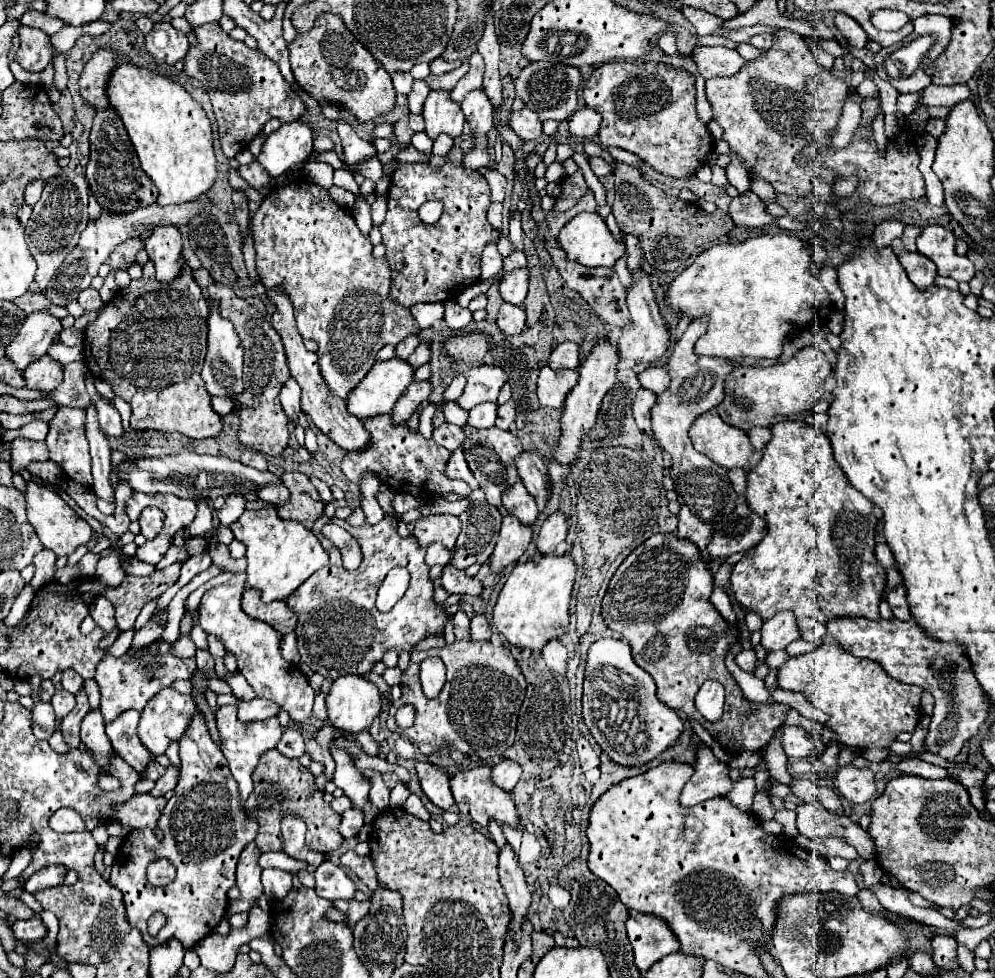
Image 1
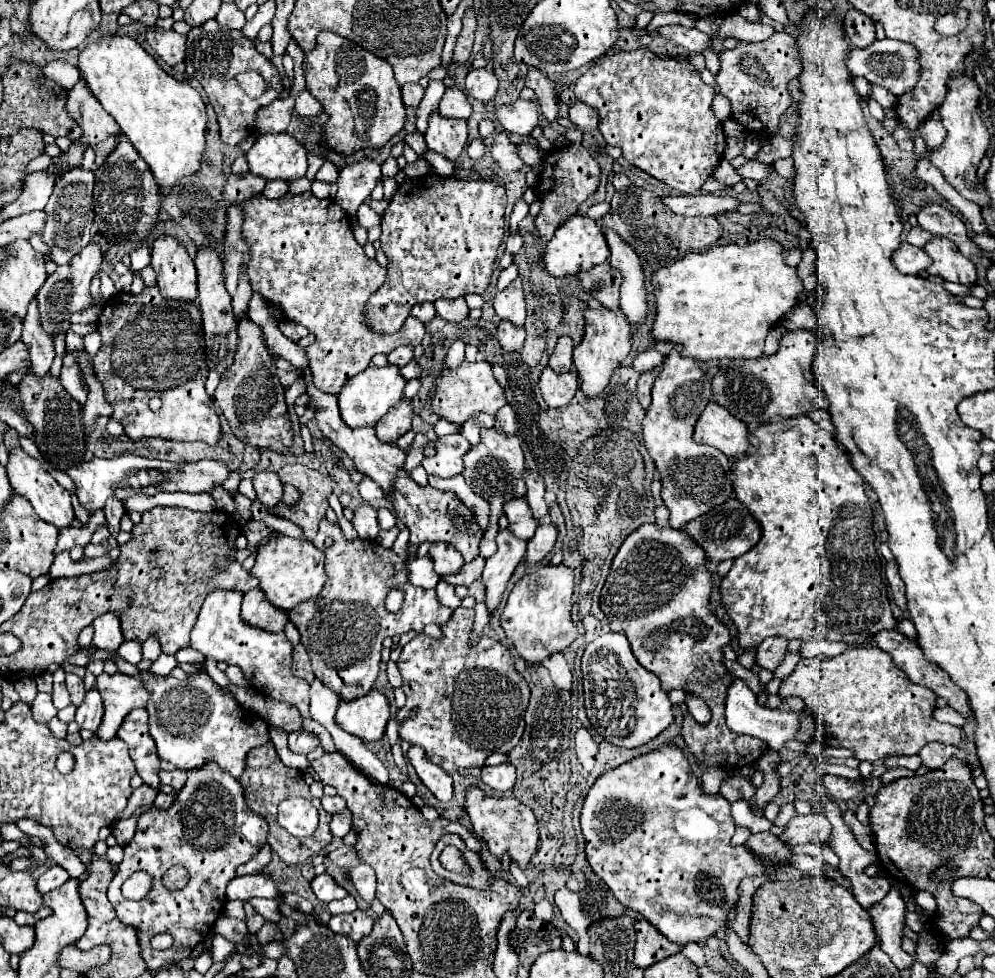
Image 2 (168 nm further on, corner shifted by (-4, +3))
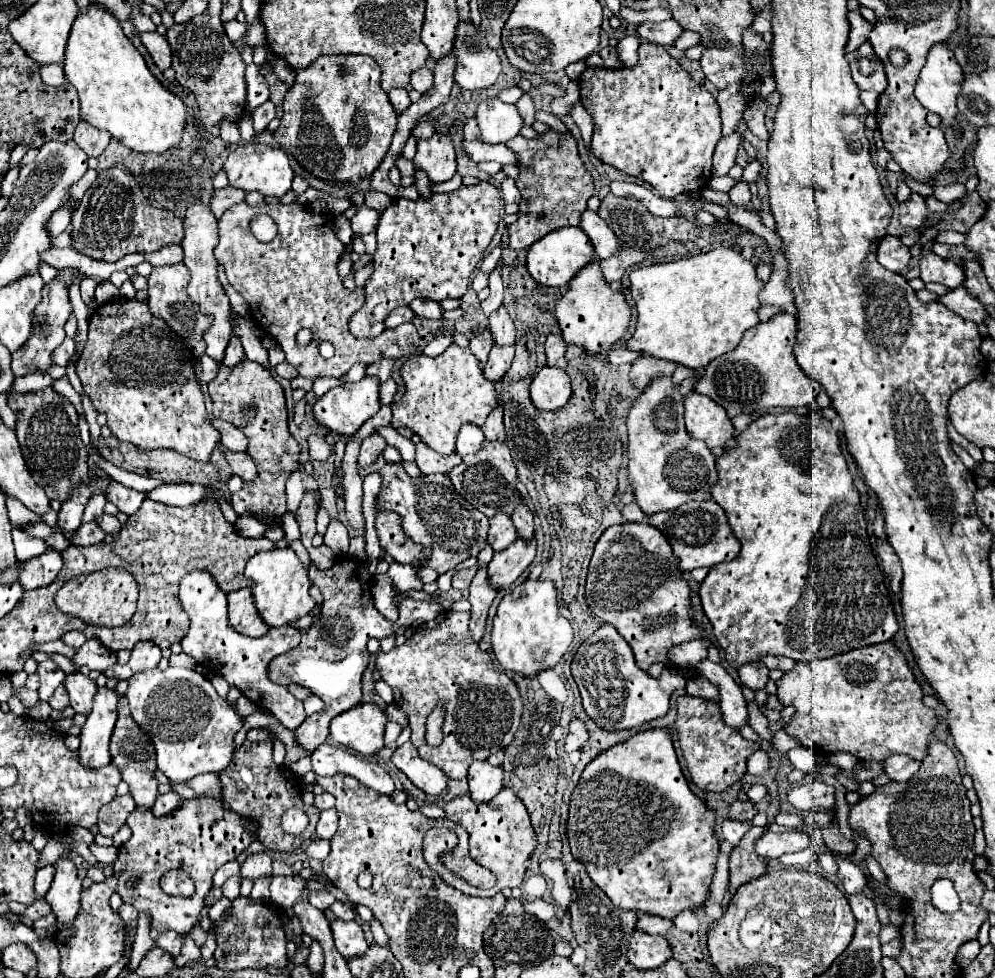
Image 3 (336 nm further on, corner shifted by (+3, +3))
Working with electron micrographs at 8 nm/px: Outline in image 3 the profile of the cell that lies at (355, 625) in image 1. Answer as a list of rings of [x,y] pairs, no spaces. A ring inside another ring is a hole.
[[[349,555],[337,557],[337,561],[325,571],[311,563],[309,579],[323,593],[321,617],[319,621],[311,623],[307,631],[301,633],[301,643],[295,649],[273,659],[269,675],[271,679],[275,679],[275,683],[283,685],[299,683],[325,701],[325,709],[321,713],[307,717],[293,731],[295,741],[305,751],[315,751],[315,747],[325,743],[325,739],[329,737],[329,721],[341,711],[347,711],[361,703],[361,677],[369,663],[367,641],[373,637],[377,639],[389,637],[401,627],[423,625],[435,619],[443,609],[437,603],[415,603],[411,597],[407,597],[399,603],[399,619],[397,621],[385,619],[373,605],[371,573],[367,569],[367,563],[351,559]]]

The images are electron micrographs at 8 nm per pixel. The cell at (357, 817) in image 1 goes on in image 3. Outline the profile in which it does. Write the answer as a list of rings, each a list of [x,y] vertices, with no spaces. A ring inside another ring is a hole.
[[[335,809],[321,811],[319,823],[317,823],[317,837],[319,839],[331,839],[337,833],[337,823],[339,823],[339,817],[337,817]]]

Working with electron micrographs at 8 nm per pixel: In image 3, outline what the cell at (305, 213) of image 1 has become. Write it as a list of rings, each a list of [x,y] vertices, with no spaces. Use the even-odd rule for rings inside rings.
[[[281,201],[277,203],[259,203],[259,205],[249,205],[249,203],[237,203],[235,207],[227,209],[223,213],[223,217],[219,219],[219,245],[215,247],[215,259],[217,263],[225,269],[225,275],[229,279],[229,283],[245,297],[245,301],[251,307],[251,315],[255,319],[255,323],[259,327],[263,327],[261,331],[265,335],[273,335],[277,339],[277,343],[281,345],[281,349],[287,355],[287,363],[291,363],[301,377],[307,377],[311,381],[315,381],[317,377],[343,377],[355,363],[377,363],[385,357],[395,357],[401,359],[405,355],[415,353],[417,343],[419,343],[419,335],[413,323],[403,323],[395,329],[387,329],[383,331],[383,335],[375,337],[375,339],[355,339],[349,331],[347,331],[347,319],[351,317],[351,311],[357,311],[365,302],[365,291],[361,287],[355,287],[353,291],[345,289],[343,279],[339,277],[339,257],[343,255],[345,245],[337,239],[335,229],[333,229],[333,215],[327,213],[315,213],[309,205],[303,203],[291,203],[291,205],[283,205]],[[257,215],[269,215],[275,223],[277,223],[277,237],[269,243],[261,243],[259,239],[255,239],[255,235],[251,233],[249,225]],[[301,327],[309,327],[313,331],[313,341],[307,347],[299,347],[295,343],[295,335]],[[329,341],[335,347],[335,355],[331,359],[323,359],[319,353],[319,343]]]

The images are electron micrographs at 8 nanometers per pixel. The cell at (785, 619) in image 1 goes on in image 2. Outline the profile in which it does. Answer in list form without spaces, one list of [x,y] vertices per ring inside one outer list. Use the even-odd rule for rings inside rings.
[[[782,637],[764,639],[756,651],[756,665],[768,671],[774,671],[784,661],[786,645],[788,645],[788,639],[782,639]]]

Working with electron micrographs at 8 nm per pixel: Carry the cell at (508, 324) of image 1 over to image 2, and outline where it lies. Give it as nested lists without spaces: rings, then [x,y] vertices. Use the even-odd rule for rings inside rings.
[[[502,321],[502,323],[498,325],[498,333],[496,333],[496,337],[498,337],[500,347],[502,347],[504,351],[512,353],[512,351],[522,349],[524,339],[526,339],[526,331],[524,331],[524,327],[512,327],[510,323]]]

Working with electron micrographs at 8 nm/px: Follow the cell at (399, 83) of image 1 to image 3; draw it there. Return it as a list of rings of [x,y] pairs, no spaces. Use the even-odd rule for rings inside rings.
[[[391,89],[387,95],[389,95],[389,101],[391,101],[391,105],[395,107],[397,113],[401,113],[403,109],[407,109],[411,105],[407,89]]]

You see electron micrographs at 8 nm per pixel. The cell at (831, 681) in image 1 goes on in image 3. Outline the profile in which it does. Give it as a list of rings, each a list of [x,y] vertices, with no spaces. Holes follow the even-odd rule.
[[[891,641],[861,647],[829,659],[805,663],[797,661],[795,667],[777,681],[777,699],[783,705],[795,707],[795,715],[785,725],[787,733],[811,749],[823,751],[825,755],[845,751],[855,755],[859,761],[885,761],[895,753],[923,759],[929,749],[929,739],[939,725],[935,711],[923,705],[923,691],[915,681],[903,653]]]

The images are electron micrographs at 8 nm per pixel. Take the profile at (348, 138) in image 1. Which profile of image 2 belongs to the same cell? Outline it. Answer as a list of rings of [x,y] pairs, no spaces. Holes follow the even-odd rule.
[[[360,161],[350,167],[344,167],[338,177],[338,193],[336,193],[336,203],[348,213],[356,215],[360,203],[372,193],[372,189],[382,183],[384,187],[384,199],[392,199],[394,189],[398,189],[396,179],[384,177],[380,171],[380,165],[374,161]]]

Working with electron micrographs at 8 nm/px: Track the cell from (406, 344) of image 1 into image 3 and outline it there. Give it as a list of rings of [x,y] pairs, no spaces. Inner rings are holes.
[[[383,359],[383,361],[375,363],[375,365],[369,365],[367,367],[367,375],[375,375],[383,383],[383,381],[387,381],[391,377],[393,365],[395,365],[395,359]]]

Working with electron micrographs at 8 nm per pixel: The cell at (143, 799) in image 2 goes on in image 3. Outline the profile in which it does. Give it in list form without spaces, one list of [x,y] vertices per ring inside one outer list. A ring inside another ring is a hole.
[[[131,793],[127,795],[121,795],[121,797],[115,797],[111,803],[103,805],[101,811],[99,811],[99,833],[101,835],[107,835],[107,837],[113,837],[119,827],[125,825],[127,817],[131,811],[135,811],[135,801],[131,797]]]

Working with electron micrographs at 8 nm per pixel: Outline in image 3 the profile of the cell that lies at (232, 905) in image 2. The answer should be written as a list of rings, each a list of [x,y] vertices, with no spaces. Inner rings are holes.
[[[235,875],[235,877],[231,877],[229,879],[229,883],[225,883],[221,889],[223,889],[223,897],[227,897],[227,899],[237,899],[237,895],[239,895],[239,885],[241,885],[241,877],[239,875]]]

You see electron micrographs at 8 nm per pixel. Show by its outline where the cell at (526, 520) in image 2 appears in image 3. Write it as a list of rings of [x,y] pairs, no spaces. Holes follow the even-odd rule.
[[[499,511],[499,513],[491,519],[491,527],[489,527],[489,537],[487,537],[487,541],[493,545],[495,551],[503,551],[503,549],[509,547],[515,539],[517,539],[517,531],[515,531],[515,525],[513,525],[513,521],[511,521],[511,515]]]

